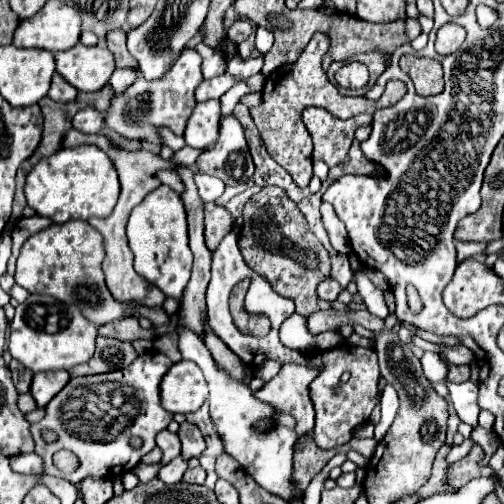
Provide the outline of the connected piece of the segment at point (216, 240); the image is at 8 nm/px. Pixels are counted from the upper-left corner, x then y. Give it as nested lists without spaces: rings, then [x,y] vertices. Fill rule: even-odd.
[[[214,202],[206,204],[204,212],[206,212],[206,220],[204,220],[206,222],[206,226],[204,226],[206,246],[210,252],[216,252],[222,238],[234,228],[234,218],[224,206],[218,206]]]

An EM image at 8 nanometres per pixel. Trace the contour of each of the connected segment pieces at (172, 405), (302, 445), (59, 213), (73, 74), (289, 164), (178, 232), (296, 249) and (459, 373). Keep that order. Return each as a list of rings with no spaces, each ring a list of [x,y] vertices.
[[[190,360],[176,362],[160,382],[160,404],[176,414],[196,412],[208,398],[208,384],[202,370]]]
[[[312,434],[298,438],[298,442],[294,444],[294,470],[292,470],[292,484],[296,486],[296,490],[306,490],[310,480],[328,464],[328,460],[336,452],[346,452],[346,448],[348,446],[324,452],[316,448],[316,444],[312,444]]]
[[[82,144],[74,148],[60,148],[52,156],[40,160],[26,176],[24,194],[28,206],[34,208],[38,216],[46,216],[54,224],[62,224],[74,218],[106,218],[118,200],[120,182],[106,152],[94,144]]]
[[[78,42],[70,50],[56,52],[56,72],[80,92],[96,92],[108,84],[110,74],[114,72],[114,58],[106,46],[84,46]]]
[[[316,34],[306,50],[300,54],[300,58],[294,64],[284,64],[280,68],[276,68],[264,82],[262,88],[262,104],[260,104],[260,112],[256,108],[250,110],[254,122],[258,124],[260,136],[264,140],[264,146],[268,150],[268,154],[292,176],[294,184],[300,188],[306,188],[310,184],[312,178],[312,138],[302,122],[302,112],[308,106],[320,106],[326,108],[332,116],[336,118],[352,118],[356,114],[372,114],[376,108],[380,108],[380,104],[376,104],[374,100],[368,100],[366,96],[342,96],[338,94],[336,86],[332,86],[326,78],[326,72],[322,70],[322,54],[326,54],[328,50],[328,38],[324,34]]]
[[[158,186],[152,190],[130,214],[128,220],[128,244],[134,252],[134,270],[144,276],[148,282],[158,286],[168,298],[182,304],[184,288],[190,280],[192,252],[188,248],[188,230],[186,230],[186,210],[182,198],[168,186]]]
[[[264,186],[246,202],[240,250],[254,272],[260,272],[260,276],[264,276],[278,294],[294,300],[298,314],[310,316],[320,310],[316,304],[316,284],[330,274],[330,258],[326,248],[310,232],[304,214],[282,188]]]
[[[450,364],[450,372],[448,372],[448,380],[452,380],[454,383],[463,383],[465,381],[469,380],[464,380],[464,376],[470,376],[470,366],[452,366]]]

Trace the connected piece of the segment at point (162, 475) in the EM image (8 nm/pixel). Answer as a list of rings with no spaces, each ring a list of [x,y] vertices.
[[[178,456],[176,460],[172,460],[170,464],[166,464],[158,472],[158,478],[164,480],[164,484],[178,484],[178,482],[182,482],[184,472],[186,472],[186,460],[182,460],[182,456]]]

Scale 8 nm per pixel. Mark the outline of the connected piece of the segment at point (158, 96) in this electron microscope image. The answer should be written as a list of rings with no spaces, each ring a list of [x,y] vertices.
[[[184,48],[180,58],[176,60],[176,64],[170,68],[168,76],[164,76],[164,80],[148,82],[144,78],[138,78],[124,92],[124,96],[114,96],[112,106],[108,110],[106,124],[126,138],[146,138],[150,142],[160,142],[160,138],[156,134],[158,126],[166,126],[176,136],[182,136],[186,122],[196,106],[194,92],[196,92],[198,84],[204,80],[202,72],[200,72],[200,62],[202,62],[202,58],[194,48]]]

